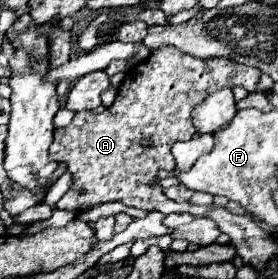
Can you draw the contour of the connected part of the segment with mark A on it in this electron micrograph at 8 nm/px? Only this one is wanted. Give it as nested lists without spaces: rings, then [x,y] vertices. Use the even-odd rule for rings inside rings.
[[[170,46],[154,50],[144,62],[126,72],[110,108],[102,114],[78,112],[66,128],[54,130],[50,160],[66,162],[72,174],[72,186],[58,200],[56,208],[82,212],[104,202],[122,202],[132,208],[158,210],[162,214],[188,212],[192,216],[208,216],[210,208],[206,206],[168,200],[156,184],[156,172],[162,170],[162,162],[174,162],[170,154],[174,142],[190,140],[196,134],[190,116],[194,106],[222,88],[244,86],[248,92],[256,92],[258,82],[260,72],[256,68],[226,58],[194,58]],[[142,166],[160,168],[144,170]]]

